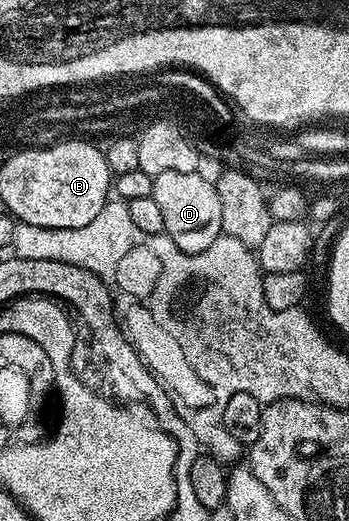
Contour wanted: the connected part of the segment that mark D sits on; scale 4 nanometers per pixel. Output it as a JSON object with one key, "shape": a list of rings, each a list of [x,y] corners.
{"shape":[[[161,173],[155,176],[155,189],[151,198],[157,201],[161,213],[165,216],[166,234],[181,249],[190,255],[196,255],[219,240],[223,230],[221,197],[214,182],[206,179],[203,173]]]}

